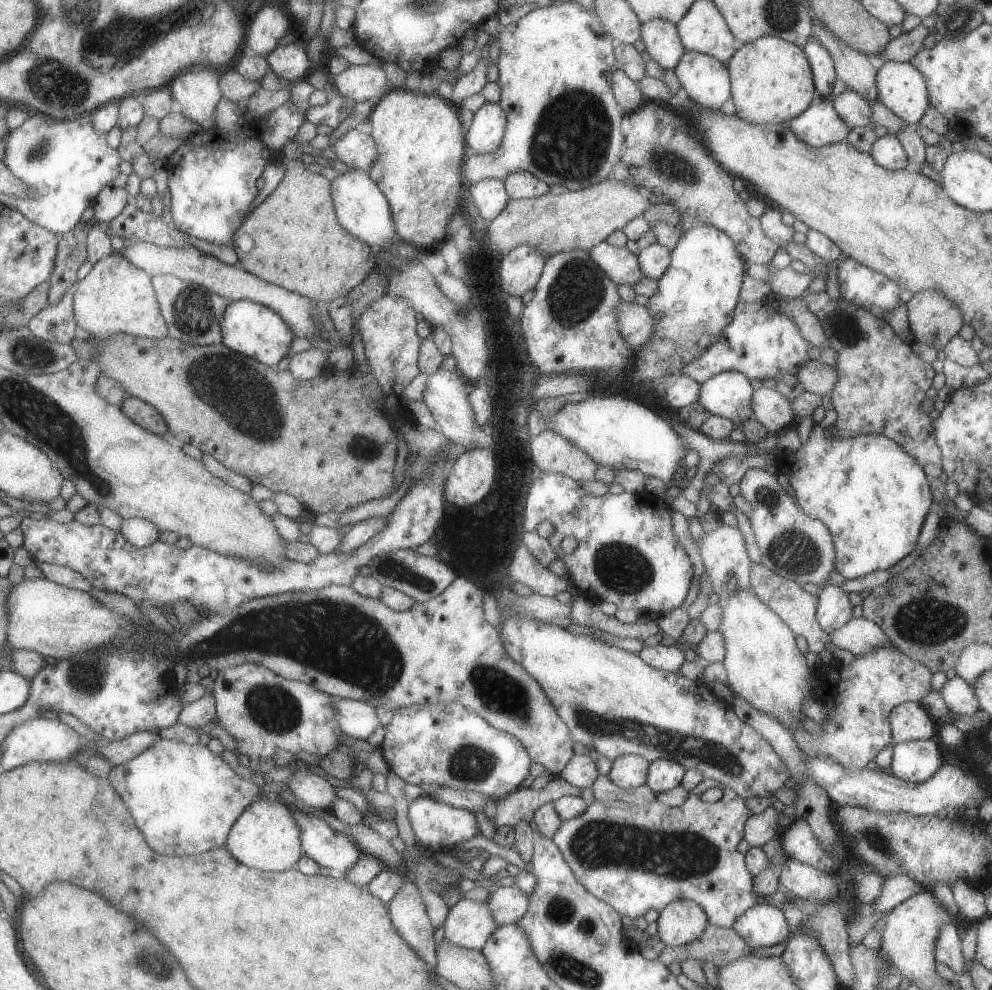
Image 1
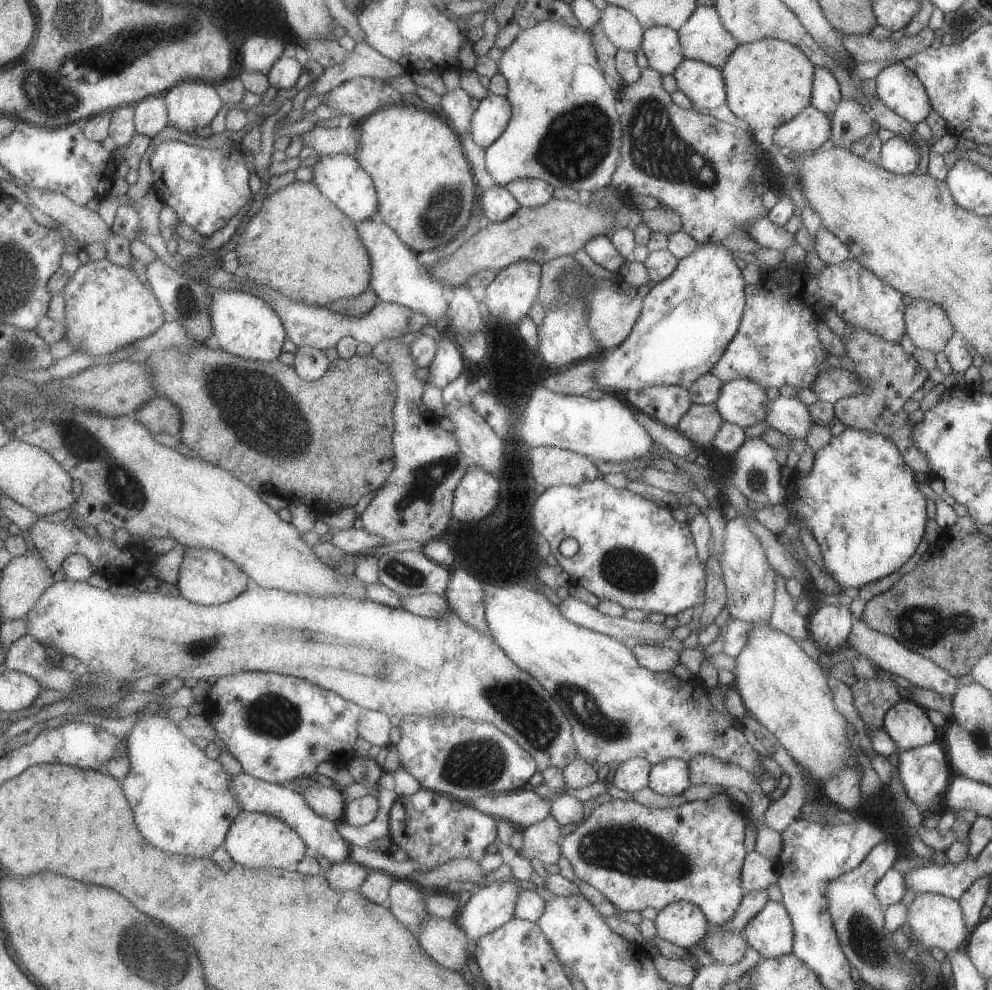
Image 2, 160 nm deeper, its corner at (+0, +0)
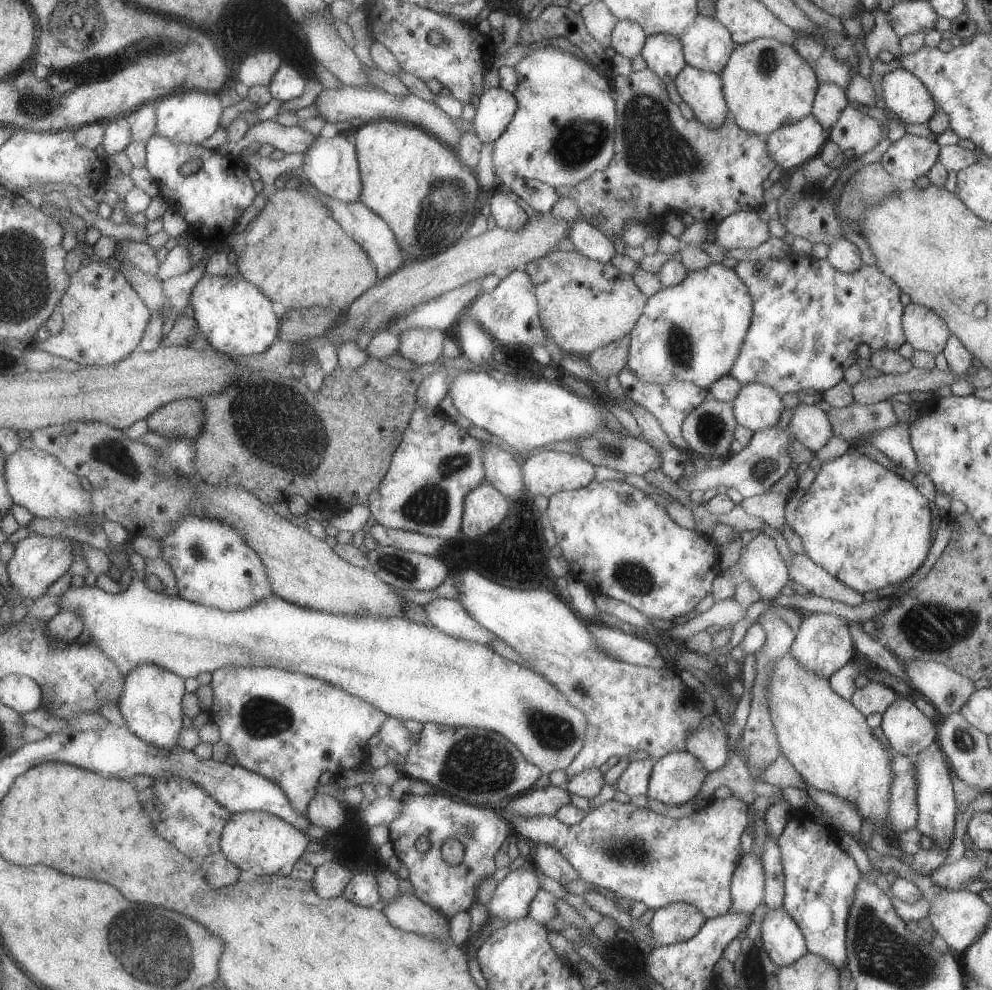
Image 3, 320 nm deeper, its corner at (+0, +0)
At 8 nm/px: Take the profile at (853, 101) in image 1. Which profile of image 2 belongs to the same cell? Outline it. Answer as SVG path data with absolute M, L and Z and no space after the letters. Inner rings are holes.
M841 99L830 119L830 145L848 148L853 142L865 138L876 131L876 124L871 112L855 99Z

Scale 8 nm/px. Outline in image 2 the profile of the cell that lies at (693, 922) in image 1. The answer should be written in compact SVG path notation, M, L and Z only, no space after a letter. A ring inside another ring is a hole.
M687 901L665 905L657 911L652 922L659 938L686 951L701 942L709 926L701 909Z

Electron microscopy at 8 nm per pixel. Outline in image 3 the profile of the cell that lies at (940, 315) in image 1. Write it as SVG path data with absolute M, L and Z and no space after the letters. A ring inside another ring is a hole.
M910 302L902 311L901 322L904 337L914 351L925 351L933 356L938 352L942 352L950 332L945 321L941 317L938 317L931 309Z

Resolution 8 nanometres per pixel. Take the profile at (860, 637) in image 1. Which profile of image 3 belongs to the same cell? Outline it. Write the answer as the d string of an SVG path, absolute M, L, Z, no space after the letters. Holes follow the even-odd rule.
M935 661L903 663L908 682L943 716L959 712L973 694L973 681Z

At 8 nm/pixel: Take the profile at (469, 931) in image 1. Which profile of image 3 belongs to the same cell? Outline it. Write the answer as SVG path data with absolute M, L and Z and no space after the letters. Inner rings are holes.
M529 865L516 868L496 884L491 900L484 906L486 916L510 921L523 918L539 890L540 878Z

